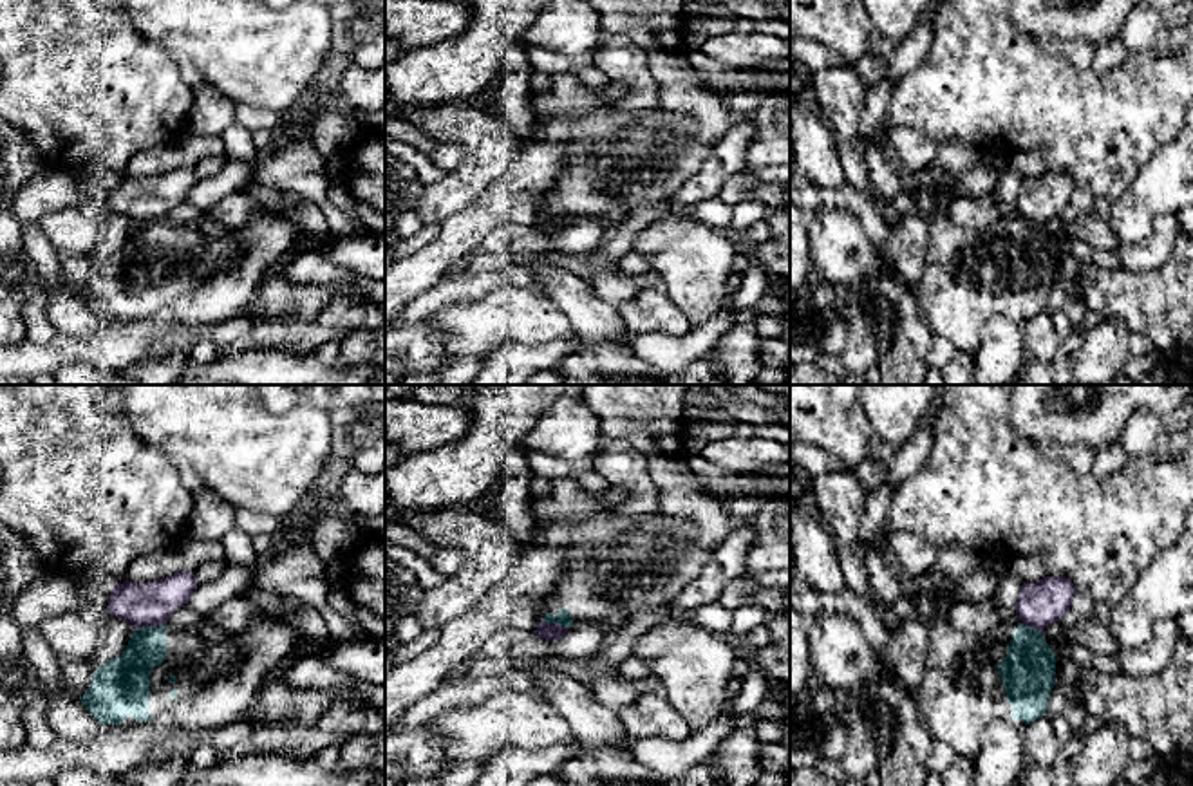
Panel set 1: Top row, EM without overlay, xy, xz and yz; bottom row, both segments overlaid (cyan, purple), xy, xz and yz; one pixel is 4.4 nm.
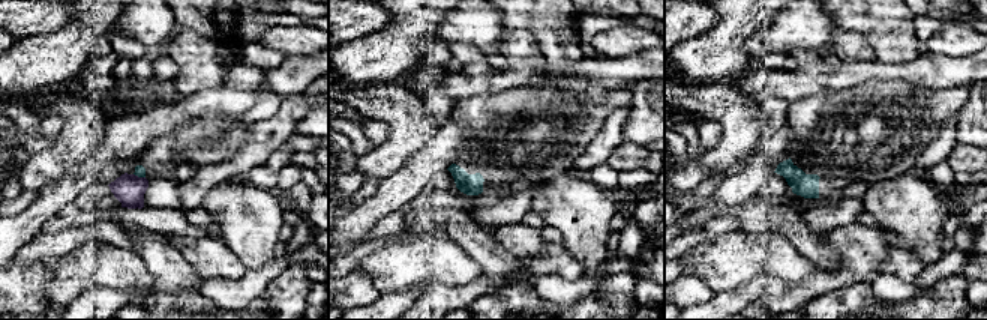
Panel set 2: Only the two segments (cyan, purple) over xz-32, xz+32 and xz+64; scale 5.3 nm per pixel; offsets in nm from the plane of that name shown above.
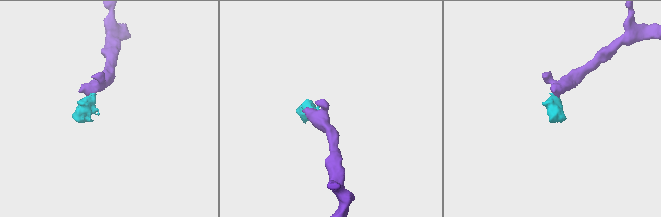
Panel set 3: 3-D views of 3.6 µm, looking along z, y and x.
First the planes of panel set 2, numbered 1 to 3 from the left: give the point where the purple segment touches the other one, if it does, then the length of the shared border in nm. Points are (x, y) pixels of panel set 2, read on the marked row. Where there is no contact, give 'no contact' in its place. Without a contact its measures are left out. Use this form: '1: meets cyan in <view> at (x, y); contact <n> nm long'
1: meets cyan in xz-32 at (140, 176); contact 70 nm long
2: no contact
3: no contact

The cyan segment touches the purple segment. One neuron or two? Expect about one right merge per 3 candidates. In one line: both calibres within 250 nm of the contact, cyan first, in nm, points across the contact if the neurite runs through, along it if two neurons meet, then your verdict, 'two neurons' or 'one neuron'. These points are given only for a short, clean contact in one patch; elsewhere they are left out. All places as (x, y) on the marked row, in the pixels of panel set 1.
calibres 200 and 190 nm; border xy (163, 624), (136, 629); two neurons

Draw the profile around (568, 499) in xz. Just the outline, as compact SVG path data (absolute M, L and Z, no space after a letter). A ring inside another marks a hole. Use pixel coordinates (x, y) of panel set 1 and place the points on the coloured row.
M568 477L553 484L548 495L530 497L530 511L535 520L551 524L555 520L582 519L604 513L624 501L624 491L607 486L602 493L587 493L578 479Z

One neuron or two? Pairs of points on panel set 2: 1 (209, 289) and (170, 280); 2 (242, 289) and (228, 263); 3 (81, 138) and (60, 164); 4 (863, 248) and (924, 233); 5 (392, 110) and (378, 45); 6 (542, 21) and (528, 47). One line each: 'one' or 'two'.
1: two
2: two
3: one
4: two
5: two
6: two

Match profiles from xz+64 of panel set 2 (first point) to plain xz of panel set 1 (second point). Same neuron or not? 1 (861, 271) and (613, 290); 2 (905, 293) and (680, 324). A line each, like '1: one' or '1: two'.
1: one
2: two

